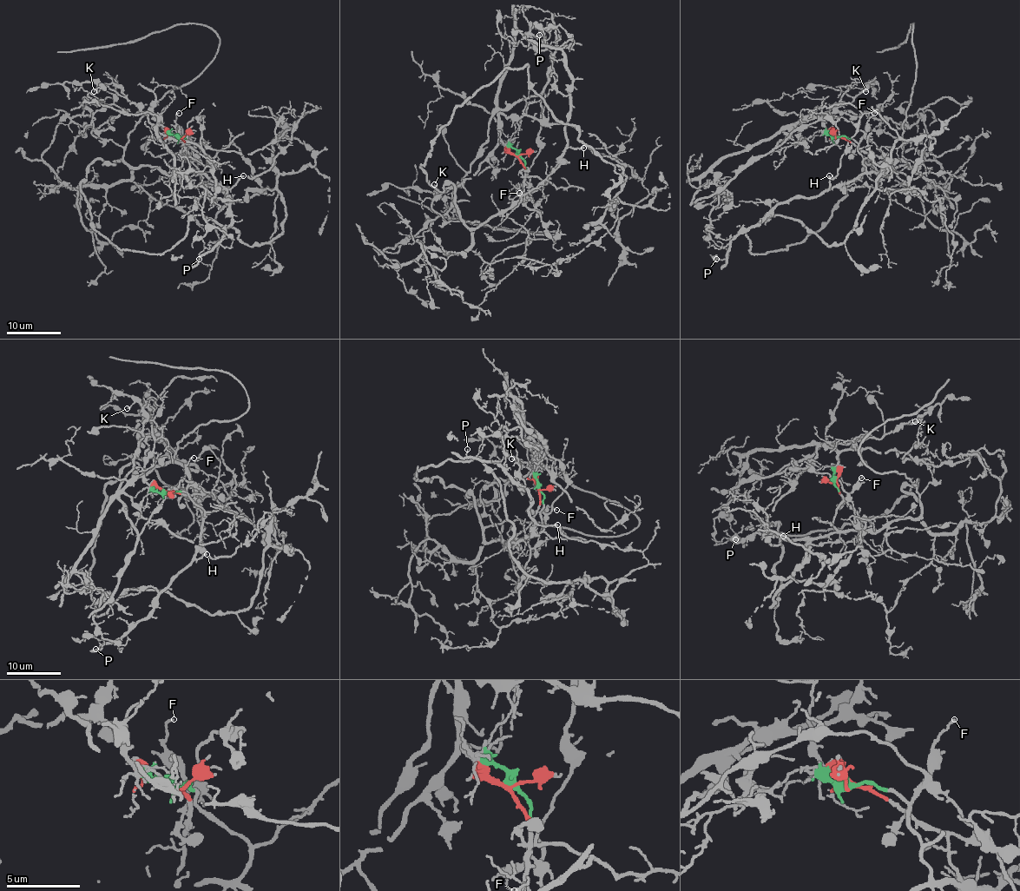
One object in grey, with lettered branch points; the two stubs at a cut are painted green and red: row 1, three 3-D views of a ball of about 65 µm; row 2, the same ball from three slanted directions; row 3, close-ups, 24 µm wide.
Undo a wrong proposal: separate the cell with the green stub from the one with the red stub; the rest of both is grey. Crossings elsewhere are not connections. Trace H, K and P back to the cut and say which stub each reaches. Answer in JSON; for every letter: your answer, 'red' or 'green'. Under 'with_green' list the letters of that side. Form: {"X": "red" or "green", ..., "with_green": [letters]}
{"H": "green", "K": "red", "P": "green", "with_green": ["H", "P"]}

